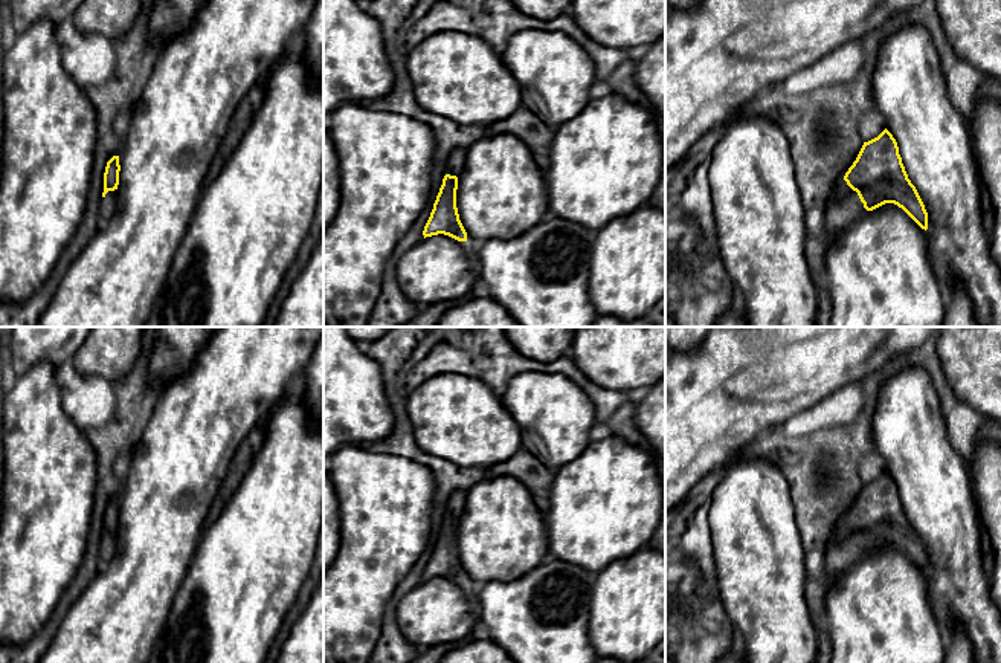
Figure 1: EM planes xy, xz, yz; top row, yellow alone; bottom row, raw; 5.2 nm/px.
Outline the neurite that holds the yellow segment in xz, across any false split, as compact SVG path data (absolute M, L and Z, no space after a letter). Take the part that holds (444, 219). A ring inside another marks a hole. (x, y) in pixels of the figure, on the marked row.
M456 148L447 159L447 174L443 179L443 185L433 203L433 209L424 226L424 238L444 234L458 241L467 241L467 232L459 220L456 208L458 176L465 165L465 154L467 150Z

